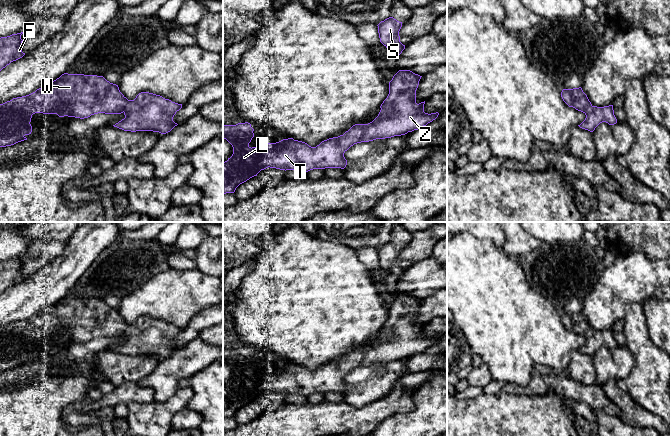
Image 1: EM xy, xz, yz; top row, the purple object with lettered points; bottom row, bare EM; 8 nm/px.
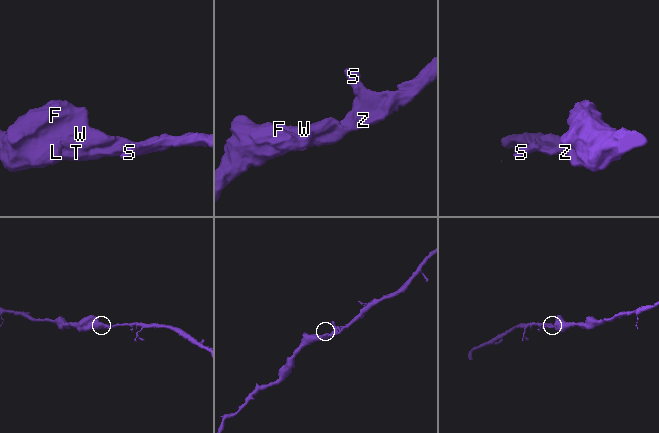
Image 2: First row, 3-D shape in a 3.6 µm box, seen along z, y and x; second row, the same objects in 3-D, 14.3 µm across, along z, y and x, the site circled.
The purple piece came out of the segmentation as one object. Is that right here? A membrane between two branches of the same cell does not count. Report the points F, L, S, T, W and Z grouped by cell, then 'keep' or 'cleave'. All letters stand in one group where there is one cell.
F L S T W Z; keep

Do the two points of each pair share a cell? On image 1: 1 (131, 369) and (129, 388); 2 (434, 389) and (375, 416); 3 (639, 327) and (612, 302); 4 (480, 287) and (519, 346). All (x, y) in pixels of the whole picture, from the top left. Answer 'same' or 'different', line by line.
1: different
2: different
3: different
4: same

